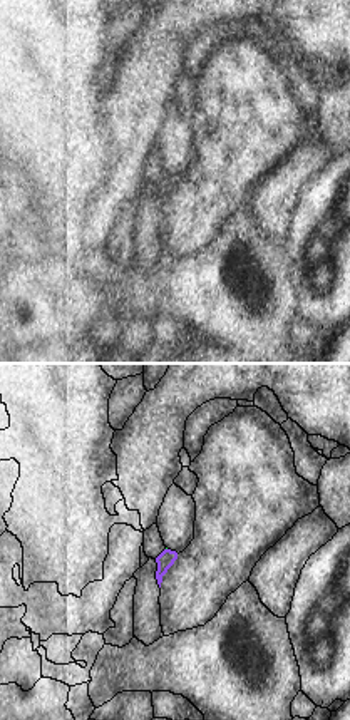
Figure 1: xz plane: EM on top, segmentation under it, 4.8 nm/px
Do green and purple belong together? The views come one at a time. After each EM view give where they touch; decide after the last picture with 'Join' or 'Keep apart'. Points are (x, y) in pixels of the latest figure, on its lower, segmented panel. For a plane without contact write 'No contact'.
No contact.

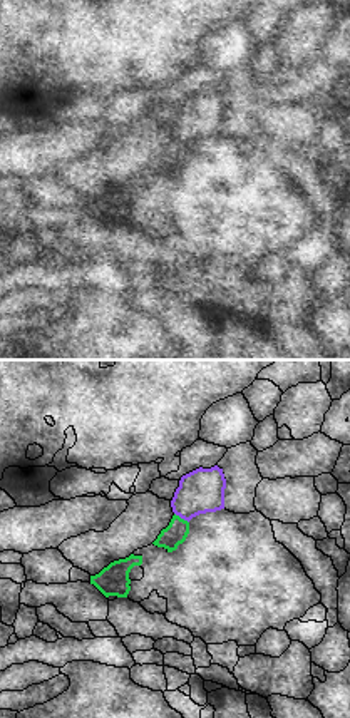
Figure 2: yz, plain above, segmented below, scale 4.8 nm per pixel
Touches green at (180, 517).

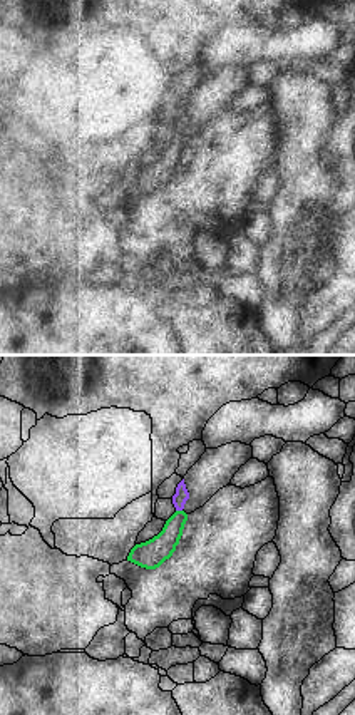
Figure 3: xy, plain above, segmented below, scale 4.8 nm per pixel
Touches green at (180, 511).

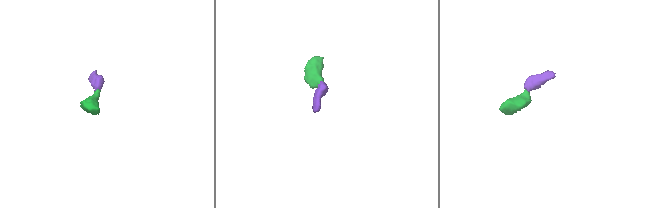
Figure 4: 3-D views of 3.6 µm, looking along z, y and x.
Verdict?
Join.

